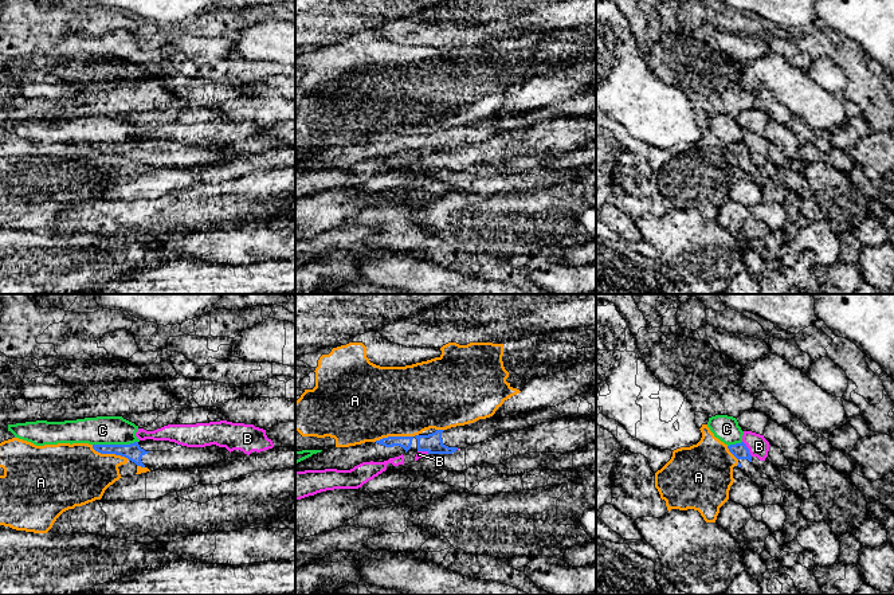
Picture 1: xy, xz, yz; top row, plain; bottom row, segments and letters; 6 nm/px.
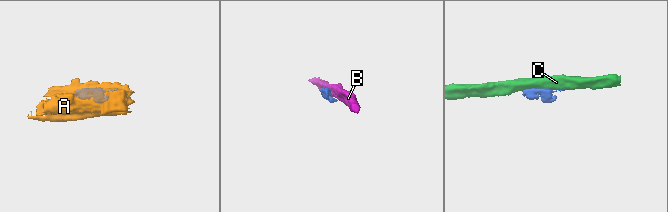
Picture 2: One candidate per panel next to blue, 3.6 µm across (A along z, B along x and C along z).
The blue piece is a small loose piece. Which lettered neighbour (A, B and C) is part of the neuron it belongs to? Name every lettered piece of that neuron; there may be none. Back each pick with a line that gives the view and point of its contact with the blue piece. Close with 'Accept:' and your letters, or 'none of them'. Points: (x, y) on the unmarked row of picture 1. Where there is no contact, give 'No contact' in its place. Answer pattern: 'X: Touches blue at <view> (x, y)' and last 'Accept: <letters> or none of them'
Accept: none of them

